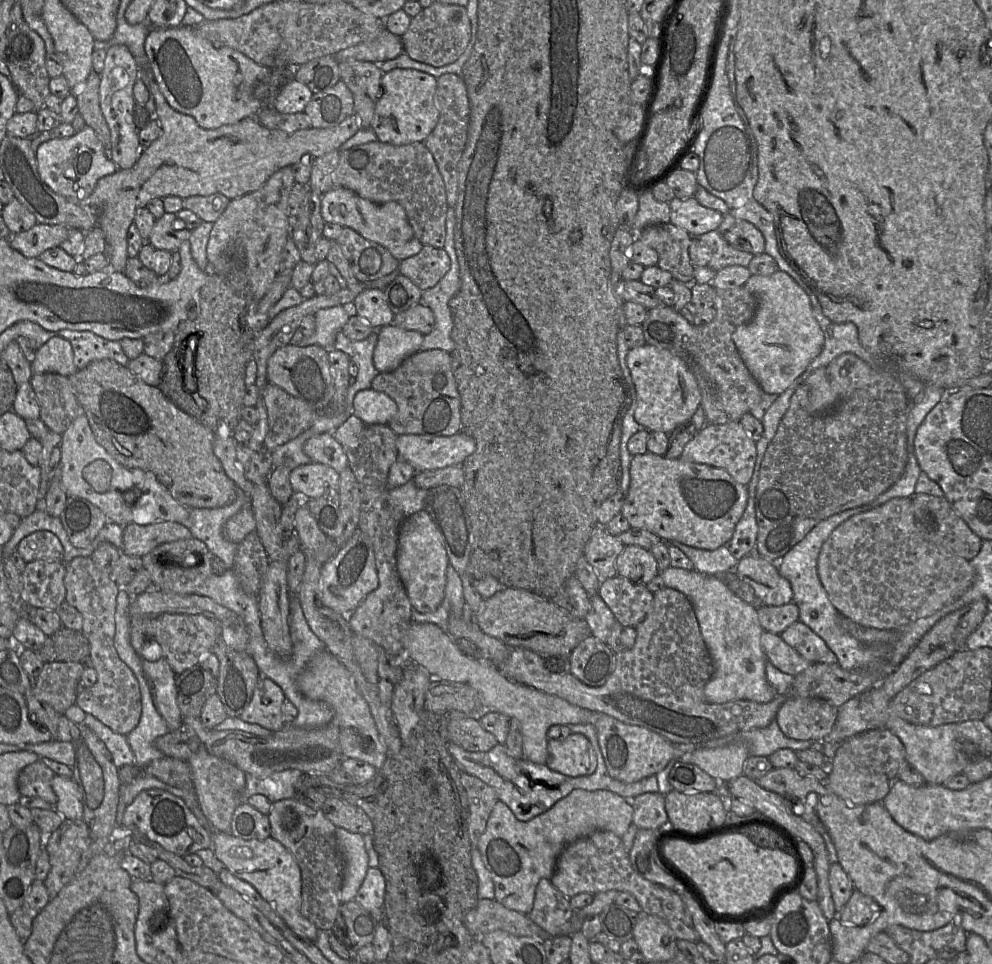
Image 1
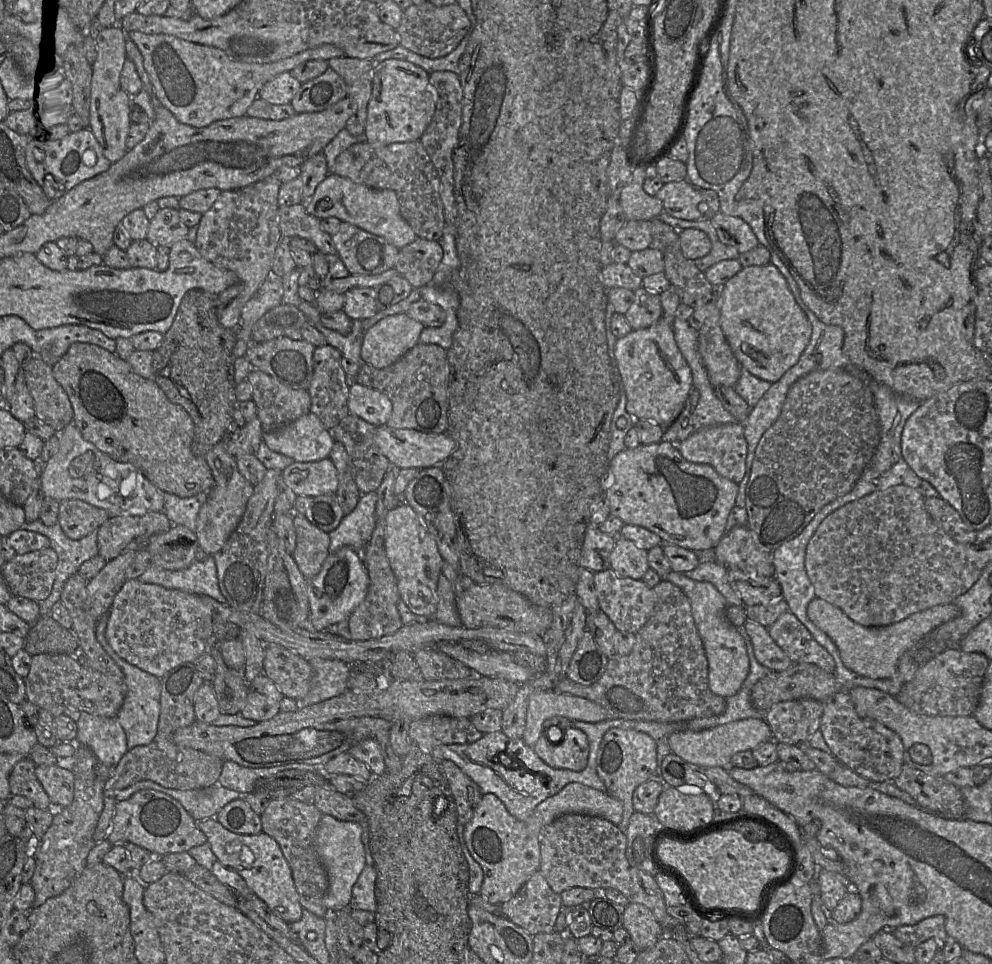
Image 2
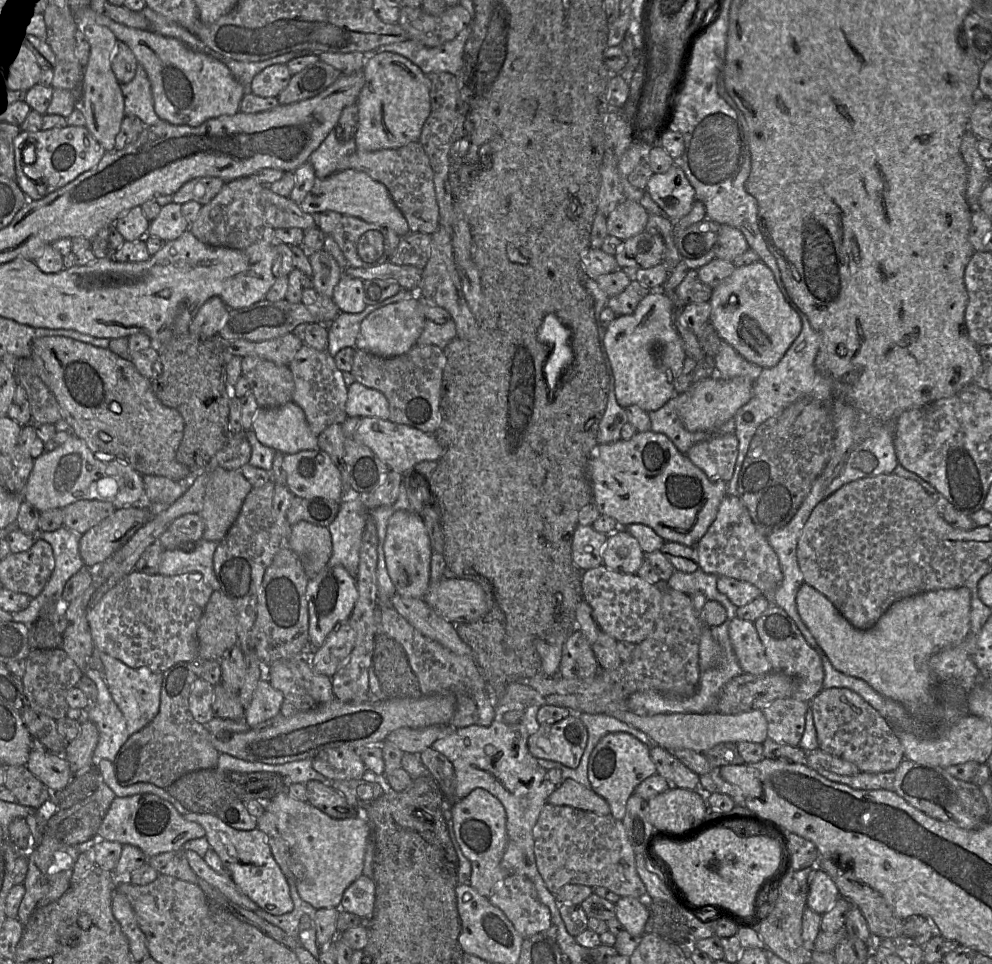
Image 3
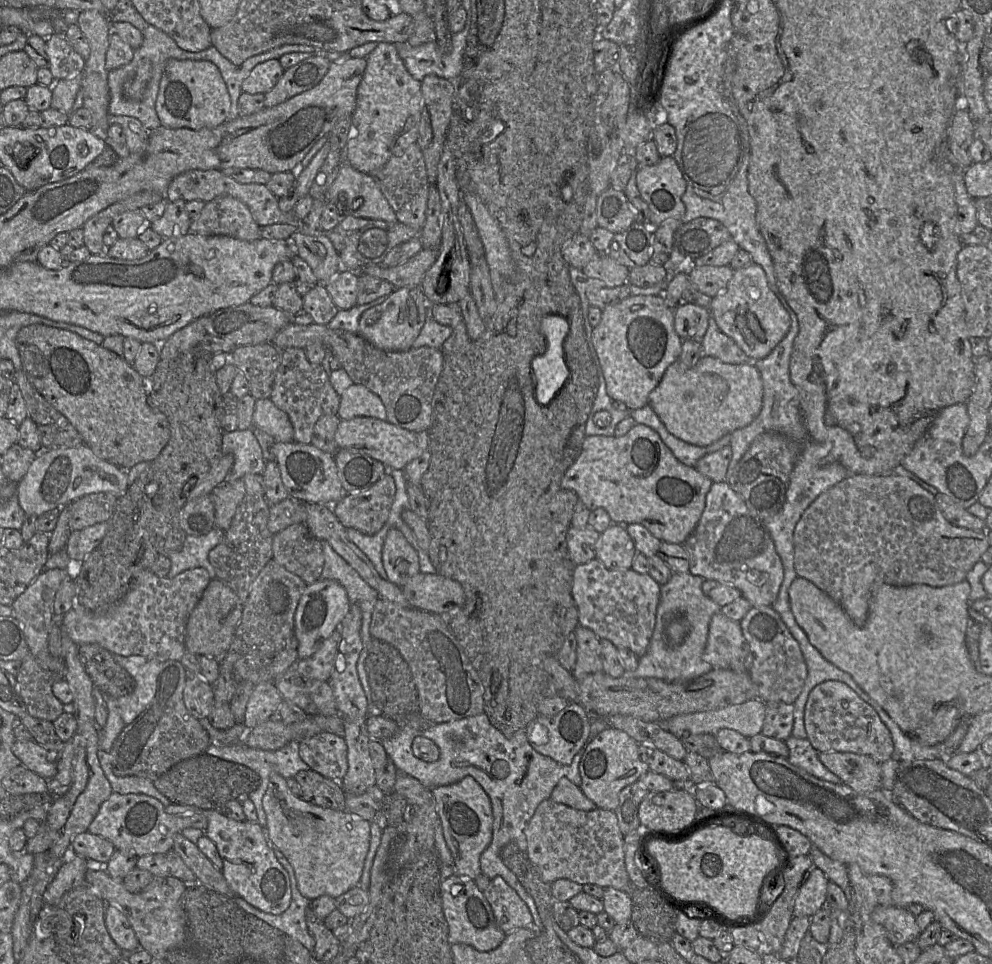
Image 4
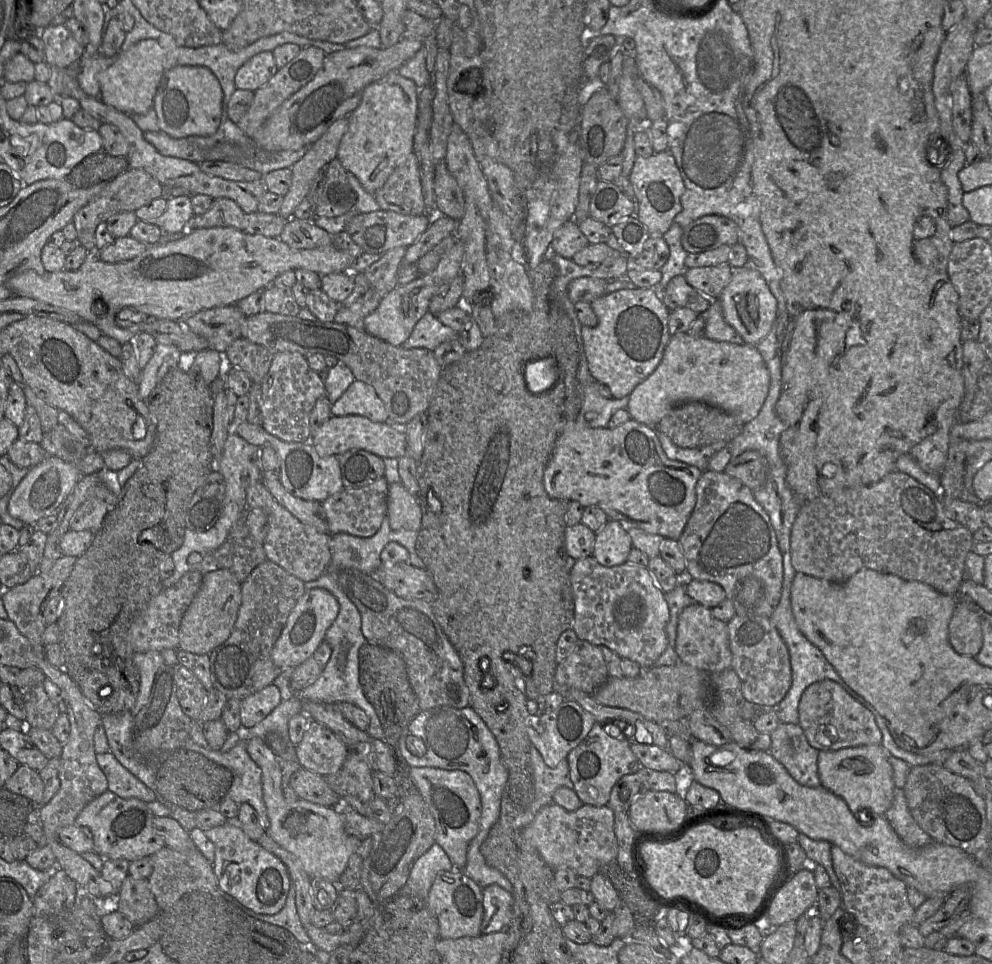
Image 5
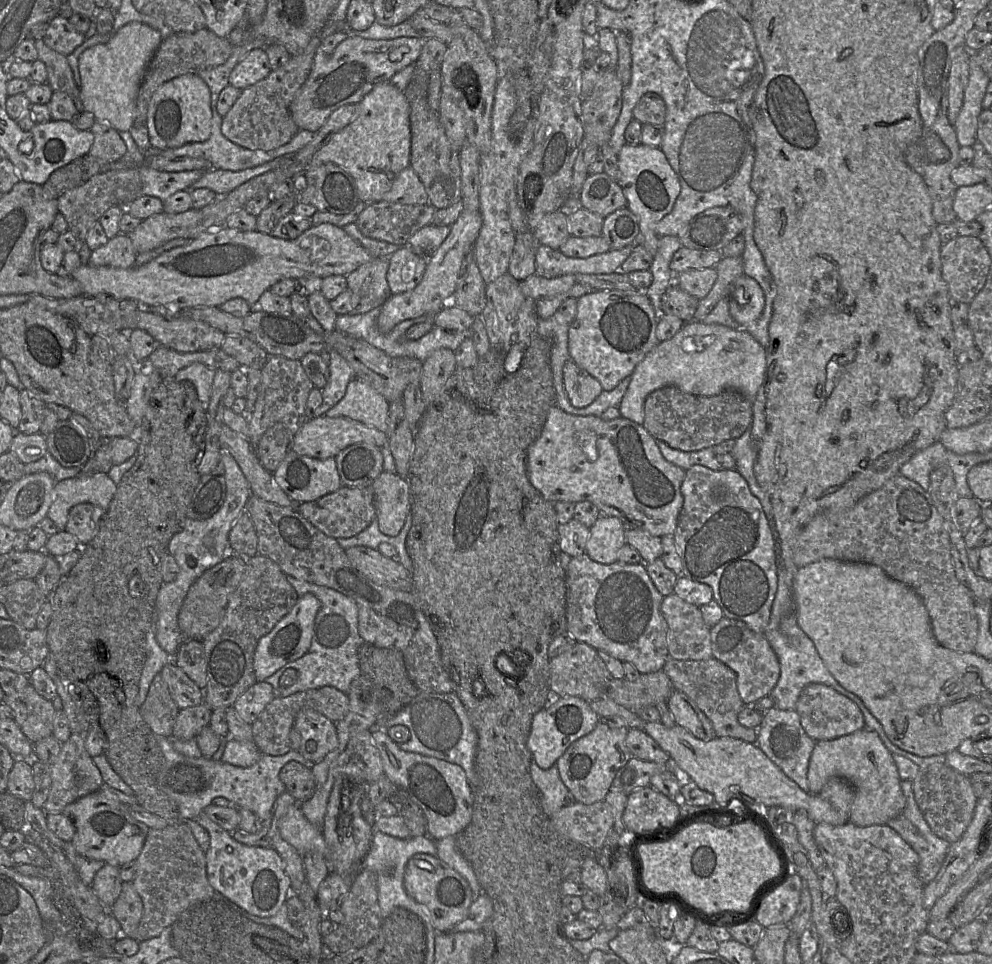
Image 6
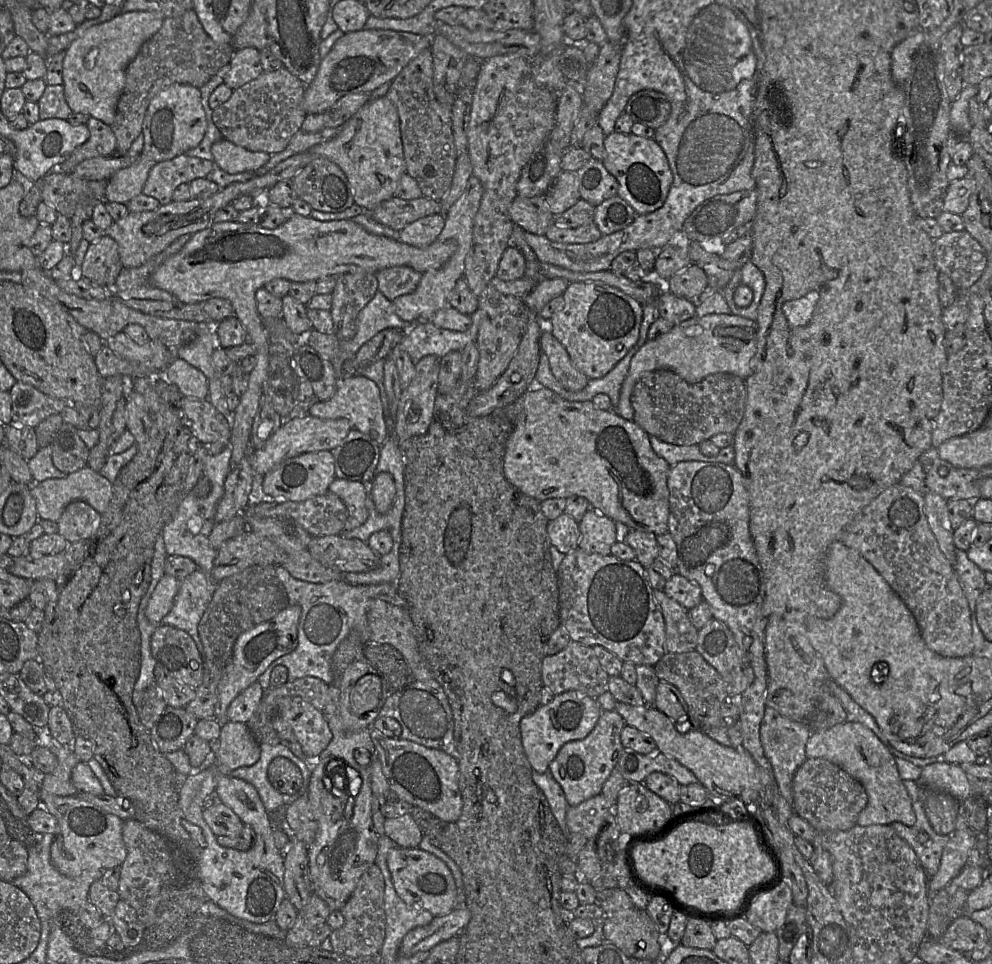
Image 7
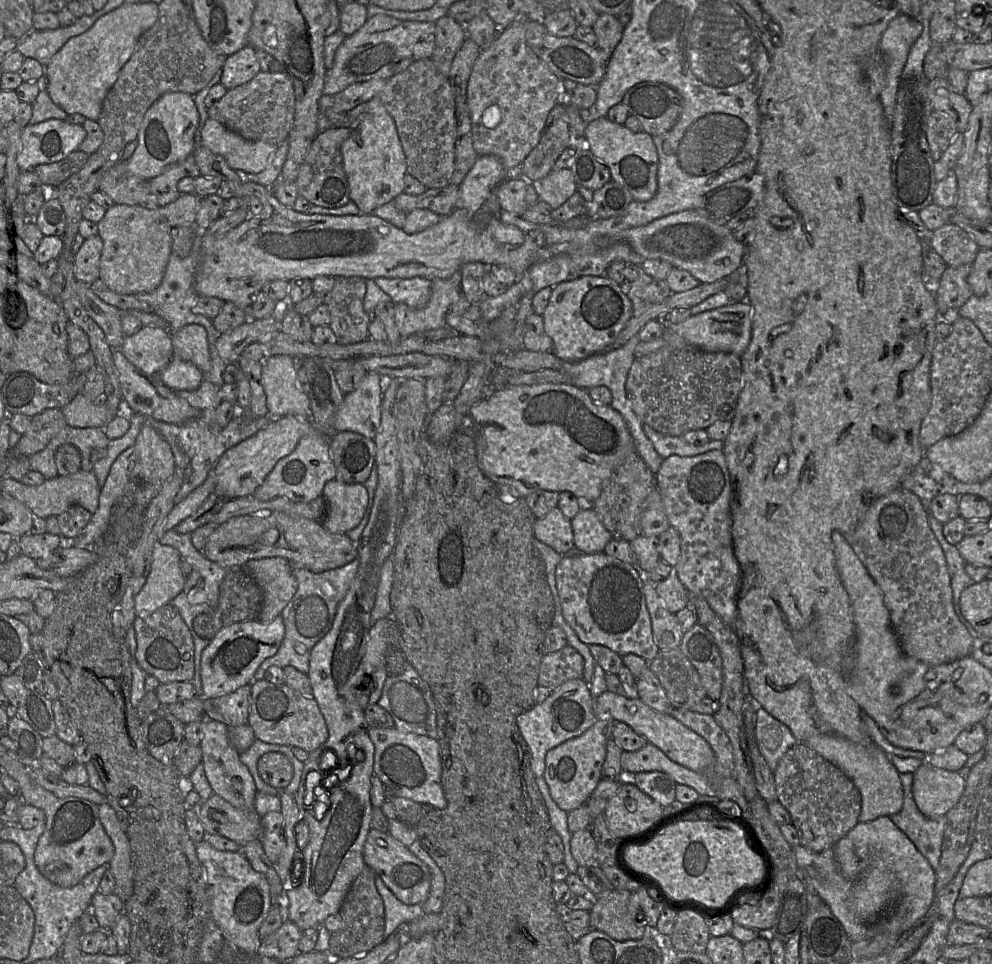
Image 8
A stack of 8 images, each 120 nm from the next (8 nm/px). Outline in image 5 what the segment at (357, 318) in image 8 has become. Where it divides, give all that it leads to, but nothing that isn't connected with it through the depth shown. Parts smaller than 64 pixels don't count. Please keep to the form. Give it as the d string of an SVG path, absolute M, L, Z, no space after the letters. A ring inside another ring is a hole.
M407 247L387 251L363 273L381 299L398 286L397 273Z

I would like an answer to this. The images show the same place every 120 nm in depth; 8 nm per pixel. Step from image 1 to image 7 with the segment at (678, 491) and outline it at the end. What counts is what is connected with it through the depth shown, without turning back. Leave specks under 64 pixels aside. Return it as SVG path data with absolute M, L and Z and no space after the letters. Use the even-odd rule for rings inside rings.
M537 386L529 389L517 398L516 401L505 406L503 411L514 425L513 431L506 442L503 457L503 472L507 481L518 491L539 502L551 498L566 499L571 496L583 497L588 501L591 509L615 521L622 530L636 530L655 535L662 535L668 532L669 490L667 487L667 477L670 466L653 451L650 445L649 435L633 420L622 418L614 409L599 410L591 401L567 401L552 390Z

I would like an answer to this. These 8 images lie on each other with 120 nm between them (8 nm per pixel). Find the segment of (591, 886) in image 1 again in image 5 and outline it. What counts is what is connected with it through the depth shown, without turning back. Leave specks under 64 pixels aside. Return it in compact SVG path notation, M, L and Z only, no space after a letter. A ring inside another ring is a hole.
M551 803L536 814L524 829L524 837L553 869L570 868L578 876L592 878L601 867L615 861L618 842L615 834L614 811L608 806L583 804L575 811Z

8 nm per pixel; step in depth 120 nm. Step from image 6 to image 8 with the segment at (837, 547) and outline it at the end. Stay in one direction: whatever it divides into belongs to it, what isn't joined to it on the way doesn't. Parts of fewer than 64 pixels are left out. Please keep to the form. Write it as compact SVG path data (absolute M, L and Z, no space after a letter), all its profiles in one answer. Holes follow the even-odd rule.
M899 487L878 498L865 512L855 531L845 538L882 591L891 626L906 655L930 665L970 656L973 640L954 611L945 556L928 525L924 505L915 494Z

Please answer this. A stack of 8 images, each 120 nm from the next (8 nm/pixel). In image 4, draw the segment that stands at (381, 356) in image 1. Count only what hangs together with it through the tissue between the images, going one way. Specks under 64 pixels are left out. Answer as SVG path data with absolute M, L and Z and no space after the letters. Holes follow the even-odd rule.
M421 287L395 288L383 303L362 313L358 334L379 349L408 351L425 323L429 306Z

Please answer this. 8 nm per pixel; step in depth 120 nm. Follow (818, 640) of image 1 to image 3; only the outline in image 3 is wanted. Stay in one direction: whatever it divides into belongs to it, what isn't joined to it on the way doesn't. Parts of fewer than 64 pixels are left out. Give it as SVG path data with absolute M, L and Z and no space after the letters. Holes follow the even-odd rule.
M771 605L754 621L755 629L765 648L772 671L786 674L795 680L795 691L791 698L810 703L823 689L824 670L819 654L806 642L795 622L788 614Z

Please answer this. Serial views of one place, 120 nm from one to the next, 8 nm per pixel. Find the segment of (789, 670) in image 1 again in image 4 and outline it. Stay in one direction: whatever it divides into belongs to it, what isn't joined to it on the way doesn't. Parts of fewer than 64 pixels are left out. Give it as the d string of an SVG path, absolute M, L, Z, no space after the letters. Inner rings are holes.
M718 612L709 624L703 659L714 669L747 672L751 665L751 652L739 622Z

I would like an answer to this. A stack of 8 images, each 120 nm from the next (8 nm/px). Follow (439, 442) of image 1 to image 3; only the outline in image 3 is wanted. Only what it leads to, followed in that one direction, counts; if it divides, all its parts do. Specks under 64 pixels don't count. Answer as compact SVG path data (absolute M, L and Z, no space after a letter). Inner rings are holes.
M378 417L361 418L356 431L355 439L369 447L390 470L405 473L414 465L425 460L438 461L442 455L442 448L434 434L428 434L402 424L383 420Z

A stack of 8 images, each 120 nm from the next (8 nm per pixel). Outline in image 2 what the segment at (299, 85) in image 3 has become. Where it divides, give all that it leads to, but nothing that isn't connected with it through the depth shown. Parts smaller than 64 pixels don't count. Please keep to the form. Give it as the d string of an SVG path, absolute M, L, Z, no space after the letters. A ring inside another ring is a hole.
M328 68L320 76L303 83L290 105L298 113L321 112L348 96L340 75Z

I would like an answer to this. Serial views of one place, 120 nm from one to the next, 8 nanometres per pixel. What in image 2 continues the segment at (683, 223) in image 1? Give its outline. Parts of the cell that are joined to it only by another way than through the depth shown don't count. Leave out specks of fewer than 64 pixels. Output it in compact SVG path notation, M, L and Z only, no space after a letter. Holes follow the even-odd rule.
M688 180L664 183L656 197L663 203L664 211L669 215L691 221L704 217L704 203L707 203L698 189Z

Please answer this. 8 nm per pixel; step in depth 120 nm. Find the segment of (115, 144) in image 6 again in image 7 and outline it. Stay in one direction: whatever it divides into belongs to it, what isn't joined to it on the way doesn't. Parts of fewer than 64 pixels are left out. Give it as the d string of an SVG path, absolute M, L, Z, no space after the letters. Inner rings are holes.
M89 117L86 126L90 132L87 142L77 147L55 171L70 175L84 160L116 153L116 137L110 126L92 117Z

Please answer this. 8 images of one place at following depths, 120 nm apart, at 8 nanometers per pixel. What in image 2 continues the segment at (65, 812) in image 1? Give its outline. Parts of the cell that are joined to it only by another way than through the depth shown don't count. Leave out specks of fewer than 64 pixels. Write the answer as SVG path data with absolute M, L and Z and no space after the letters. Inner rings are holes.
M37 765L35 775L47 793L51 807L68 807L74 797L74 775L71 770L56 765Z

